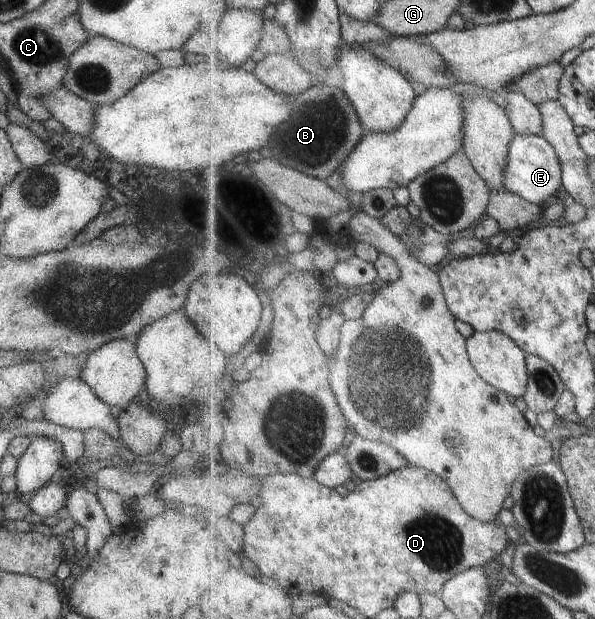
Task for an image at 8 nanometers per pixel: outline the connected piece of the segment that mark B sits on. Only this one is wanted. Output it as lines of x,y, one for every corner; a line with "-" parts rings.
315,85
293,99
292,114
272,135
273,155
287,167
325,180
337,172
356,149
366,131
356,107
341,86

